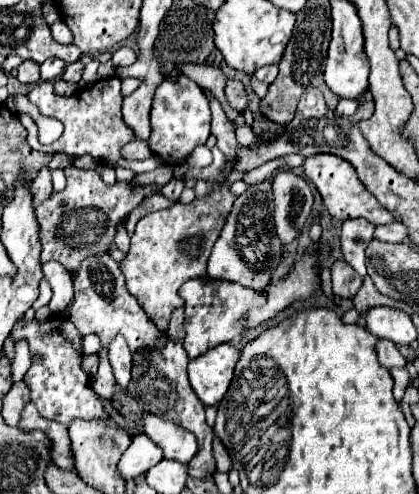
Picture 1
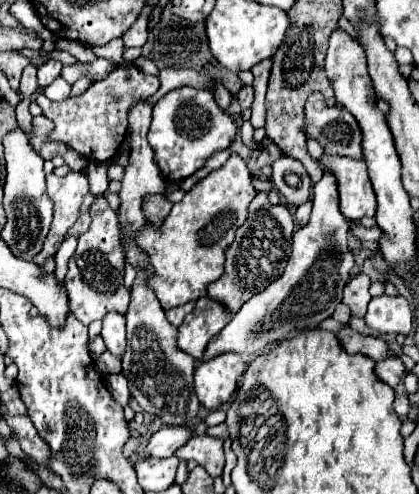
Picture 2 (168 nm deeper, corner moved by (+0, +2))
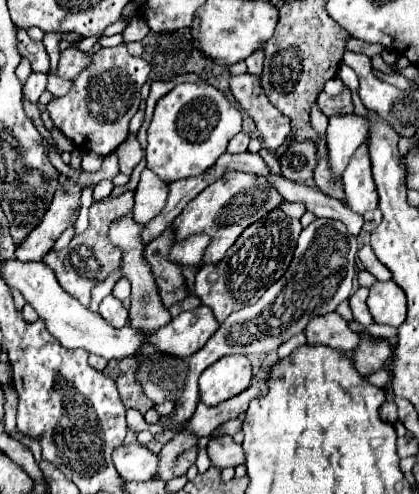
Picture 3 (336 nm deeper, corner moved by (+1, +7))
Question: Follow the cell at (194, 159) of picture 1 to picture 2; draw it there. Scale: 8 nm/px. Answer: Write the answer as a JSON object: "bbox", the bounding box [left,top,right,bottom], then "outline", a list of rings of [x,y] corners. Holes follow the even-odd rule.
{"bbox":[206,149,232,169],"outline":[[[230,149],[220,151],[220,153],[214,153],[214,157],[210,157],[210,161],[208,161],[206,169],[220,169],[220,167],[228,161],[228,157],[230,157],[230,155],[232,155],[232,151],[230,151]]]}

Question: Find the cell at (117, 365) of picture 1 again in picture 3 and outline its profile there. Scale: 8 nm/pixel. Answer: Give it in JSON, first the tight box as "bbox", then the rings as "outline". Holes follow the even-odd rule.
{"bbox":[99,296,129,328],"outline":[[[107,296],[107,298],[101,302],[99,314],[101,314],[113,328],[123,328],[123,326],[129,324],[127,308],[125,308],[123,302],[117,300],[115,296]]]}

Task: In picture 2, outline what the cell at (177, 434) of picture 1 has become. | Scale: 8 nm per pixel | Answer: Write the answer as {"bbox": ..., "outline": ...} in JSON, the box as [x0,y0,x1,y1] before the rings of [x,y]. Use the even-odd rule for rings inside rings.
{"bbox":[176,435,224,477],"outline":[[[198,435],[192,441],[188,441],[188,445],[180,447],[176,451],[178,459],[190,461],[196,459],[202,467],[206,467],[206,471],[212,477],[220,477],[222,469],[224,469],[224,451],[222,451],[224,441],[210,437],[210,435]]]}

